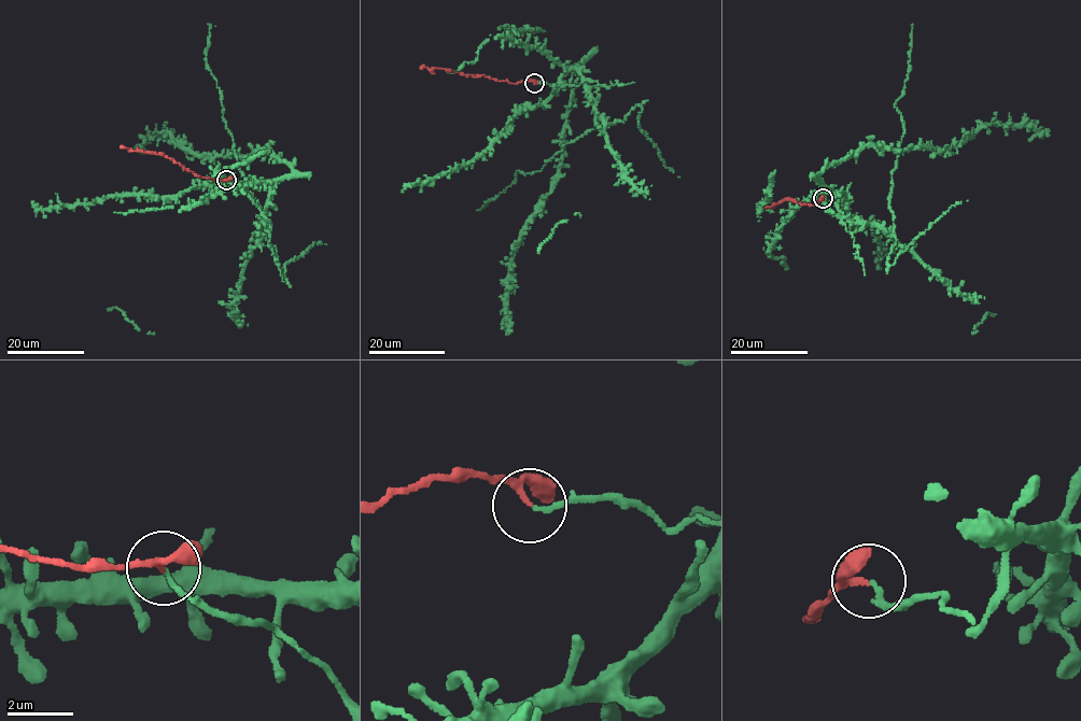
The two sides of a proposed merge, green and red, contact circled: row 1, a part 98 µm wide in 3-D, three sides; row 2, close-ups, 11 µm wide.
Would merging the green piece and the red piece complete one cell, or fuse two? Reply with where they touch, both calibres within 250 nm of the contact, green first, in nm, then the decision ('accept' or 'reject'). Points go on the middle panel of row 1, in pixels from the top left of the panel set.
(534, 83) | 140/150 nm | accept

